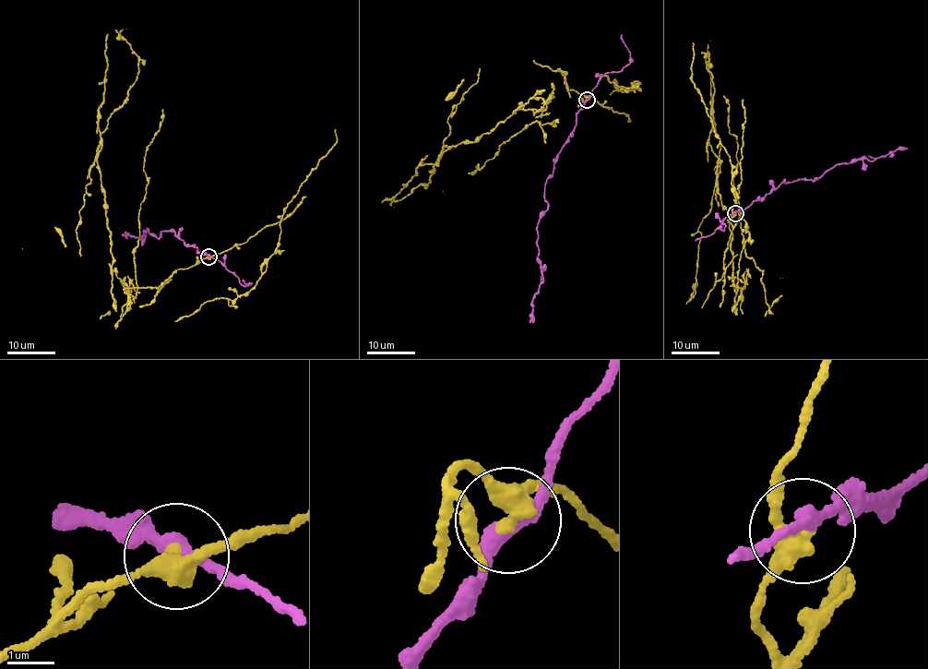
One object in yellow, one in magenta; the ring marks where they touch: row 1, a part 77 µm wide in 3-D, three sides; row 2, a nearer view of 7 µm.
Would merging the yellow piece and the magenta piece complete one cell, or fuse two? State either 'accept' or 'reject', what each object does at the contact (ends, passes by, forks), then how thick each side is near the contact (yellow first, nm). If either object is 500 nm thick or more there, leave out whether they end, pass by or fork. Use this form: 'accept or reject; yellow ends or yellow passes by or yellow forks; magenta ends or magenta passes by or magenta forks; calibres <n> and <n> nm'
reject; yellow passes by; magenta passes by; calibres 360 and 280 nm

